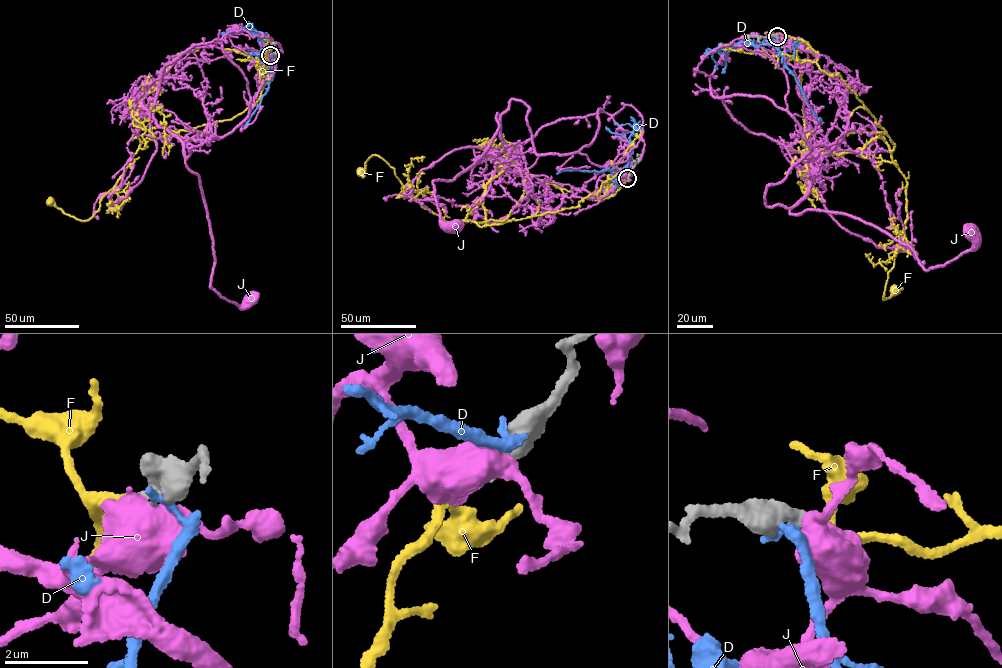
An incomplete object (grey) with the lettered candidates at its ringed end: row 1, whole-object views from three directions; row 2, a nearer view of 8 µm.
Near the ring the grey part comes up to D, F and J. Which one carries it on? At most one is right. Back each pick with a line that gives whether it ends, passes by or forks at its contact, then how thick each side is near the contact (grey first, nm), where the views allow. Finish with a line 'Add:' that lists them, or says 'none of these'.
F: it ends | 300/200 nm
Add: F

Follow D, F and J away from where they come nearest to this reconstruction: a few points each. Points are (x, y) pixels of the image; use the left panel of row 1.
D: (271, 55), (271, 67), (273, 61), (252, 30), (243, 28), (219, 33)
F: (270, 55), (258, 82), (261, 92), (256, 102), (228, 120), (144, 139), (91, 218), (81, 221), (50, 201)
J: (270, 55), (245, 119), (185, 160), (213, 240), (210, 287), (239, 306), (250, 298)

